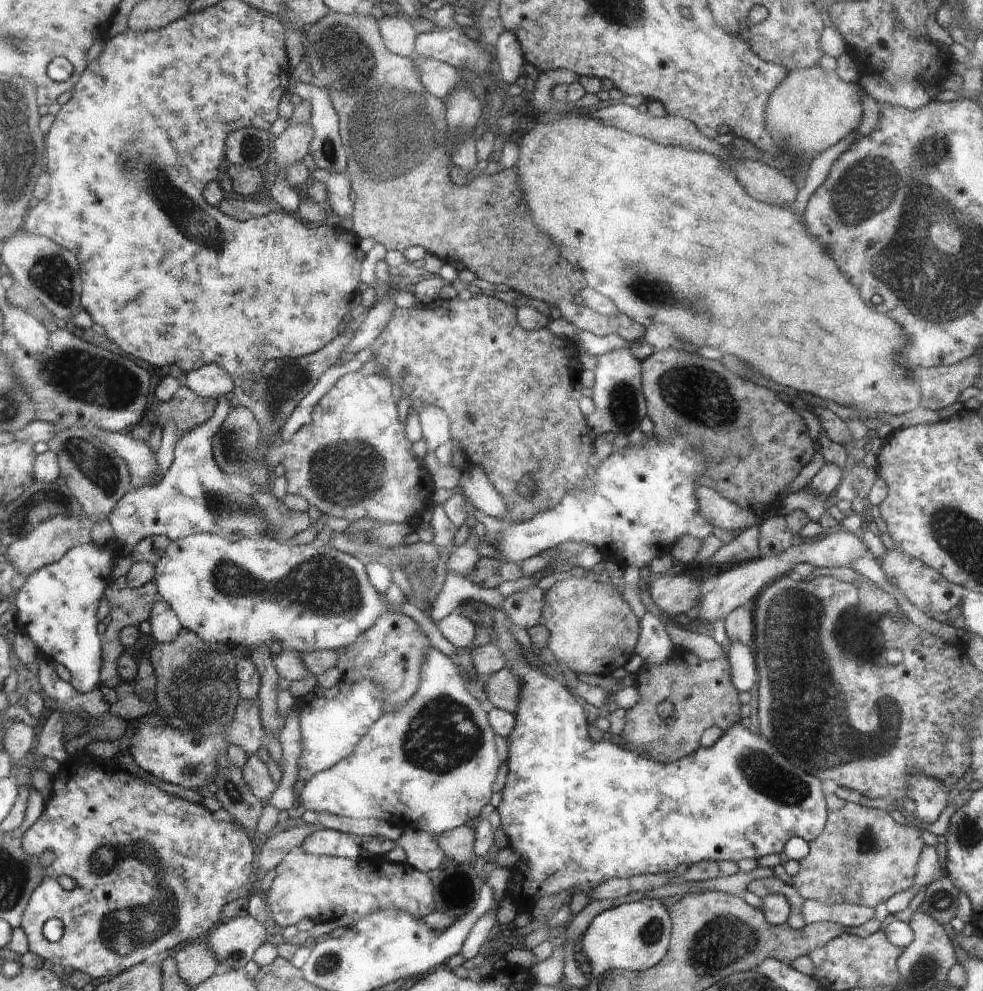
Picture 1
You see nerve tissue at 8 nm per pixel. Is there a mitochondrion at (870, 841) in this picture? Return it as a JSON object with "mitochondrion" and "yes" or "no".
{"mitochondrion":"yes"}

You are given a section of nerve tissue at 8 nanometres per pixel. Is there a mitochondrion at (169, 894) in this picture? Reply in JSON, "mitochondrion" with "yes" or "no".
{"mitochondrion":"yes"}

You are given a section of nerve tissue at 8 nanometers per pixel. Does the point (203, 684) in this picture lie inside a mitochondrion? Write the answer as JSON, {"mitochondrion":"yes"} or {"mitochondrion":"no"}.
{"mitochondrion":"yes"}

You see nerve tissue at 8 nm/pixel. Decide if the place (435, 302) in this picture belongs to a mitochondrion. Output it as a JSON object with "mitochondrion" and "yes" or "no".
{"mitochondrion":"no"}

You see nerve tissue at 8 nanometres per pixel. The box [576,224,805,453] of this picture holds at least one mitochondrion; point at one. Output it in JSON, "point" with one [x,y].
{"point":[681,386]}

